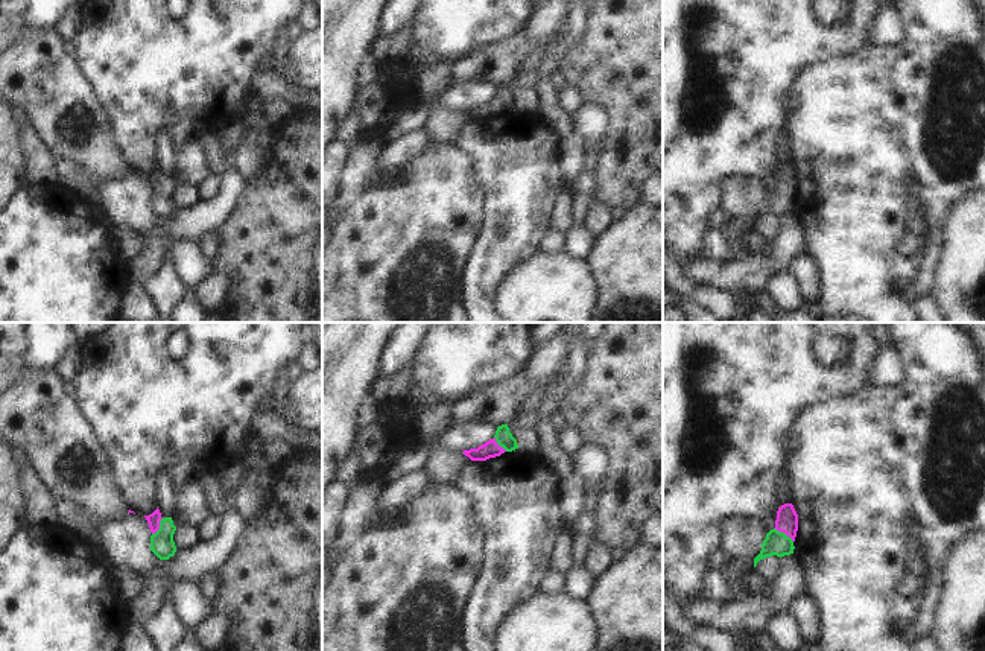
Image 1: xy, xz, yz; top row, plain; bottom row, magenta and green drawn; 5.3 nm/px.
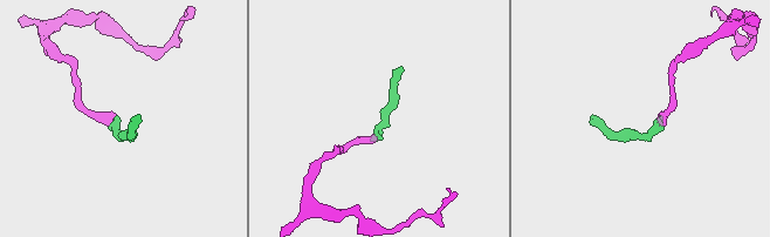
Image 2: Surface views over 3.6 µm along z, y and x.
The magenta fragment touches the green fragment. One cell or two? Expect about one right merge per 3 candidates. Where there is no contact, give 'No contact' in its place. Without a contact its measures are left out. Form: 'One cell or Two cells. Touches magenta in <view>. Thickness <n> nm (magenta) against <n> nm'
One cell. Touches magenta in yz. Thickness 120 nm (magenta) against 130 nm

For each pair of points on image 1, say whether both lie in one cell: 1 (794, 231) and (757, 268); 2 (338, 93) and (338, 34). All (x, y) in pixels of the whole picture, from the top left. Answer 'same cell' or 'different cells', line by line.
1: same cell
2: same cell

